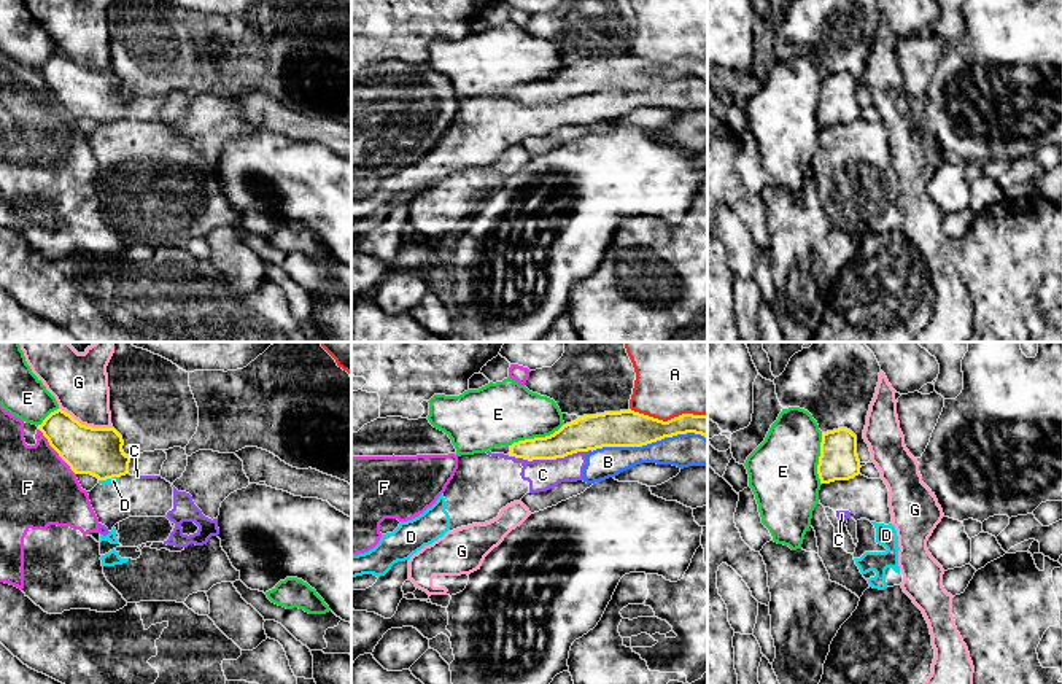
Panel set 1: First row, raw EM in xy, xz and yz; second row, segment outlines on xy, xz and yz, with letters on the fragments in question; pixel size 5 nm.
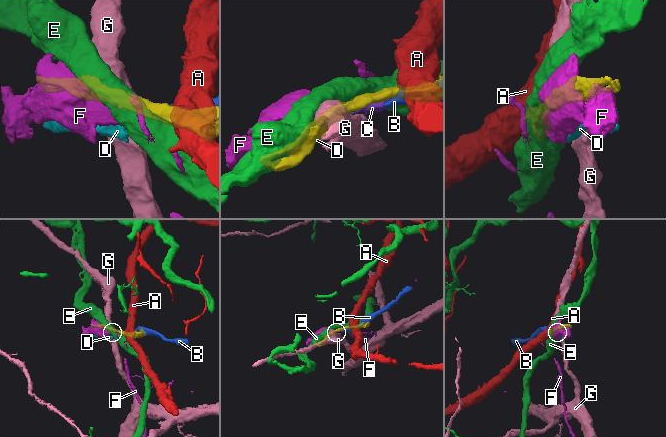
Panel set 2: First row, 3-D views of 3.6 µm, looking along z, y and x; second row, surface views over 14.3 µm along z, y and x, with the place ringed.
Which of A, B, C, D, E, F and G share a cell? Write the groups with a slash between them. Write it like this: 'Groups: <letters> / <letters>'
Groups: A / B C D / E / F / G

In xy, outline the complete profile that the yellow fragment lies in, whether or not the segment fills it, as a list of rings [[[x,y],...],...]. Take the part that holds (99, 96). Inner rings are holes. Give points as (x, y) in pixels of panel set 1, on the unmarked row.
[[[57,52],[51,56],[41,68],[38,68],[38,73],[75,118],[91,118],[99,124],[129,118],[129,107],[132,100],[124,97],[122,80],[114,72],[86,70],[65,54]]]

